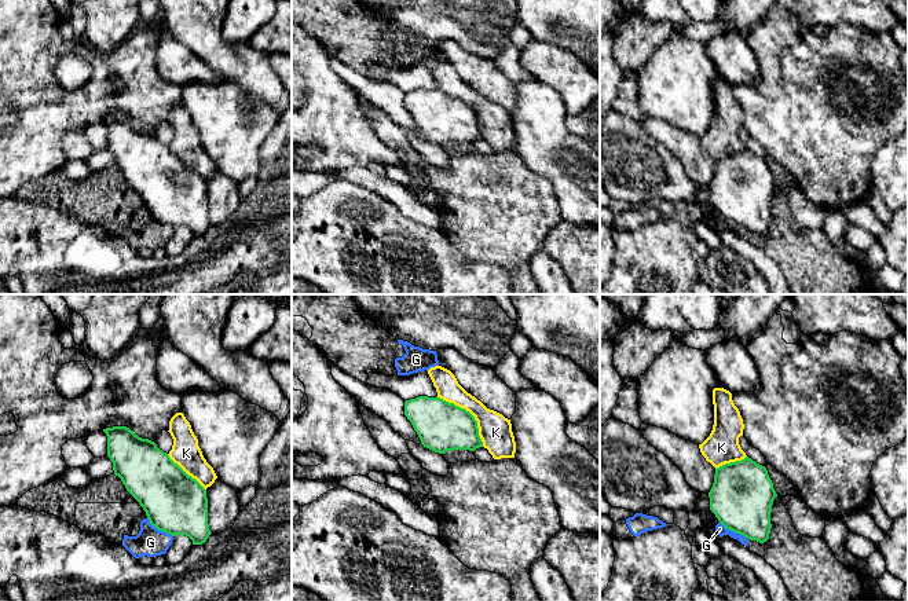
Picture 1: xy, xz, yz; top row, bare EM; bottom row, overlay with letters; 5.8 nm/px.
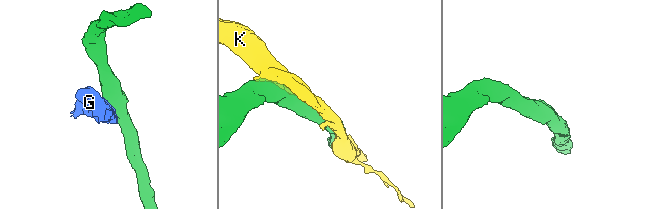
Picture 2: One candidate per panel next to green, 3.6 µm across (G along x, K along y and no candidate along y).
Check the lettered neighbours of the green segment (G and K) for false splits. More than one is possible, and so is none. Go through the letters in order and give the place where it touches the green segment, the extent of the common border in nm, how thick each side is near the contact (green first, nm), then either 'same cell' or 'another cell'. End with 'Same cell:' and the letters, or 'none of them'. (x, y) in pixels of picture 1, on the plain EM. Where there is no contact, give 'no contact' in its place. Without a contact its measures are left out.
G: meets green in xy at (158, 222); contact 190 nm long; 360 nm thick on the green side, 170 nm on the other; another cell
K: meets green in xz at (469, 105); contact 400 nm long; 300 nm thick on the green side, 190 nm on the other; another cell
Same cell: none of them

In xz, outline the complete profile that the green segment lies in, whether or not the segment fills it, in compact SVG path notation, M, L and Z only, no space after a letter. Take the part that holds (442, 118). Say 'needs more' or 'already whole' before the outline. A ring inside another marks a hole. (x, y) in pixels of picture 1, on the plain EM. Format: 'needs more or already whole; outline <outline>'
already whole; outline M437 88L406 92L404 107L411 114L421 136L435 144L475 143L483 139L475 109Z

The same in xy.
already whole; outline M127 118L106 120L107 149L127 183L139 194L153 219L172 228L186 227L193 237L202 237L212 226L208 216L206 182L188 168L166 144Z

